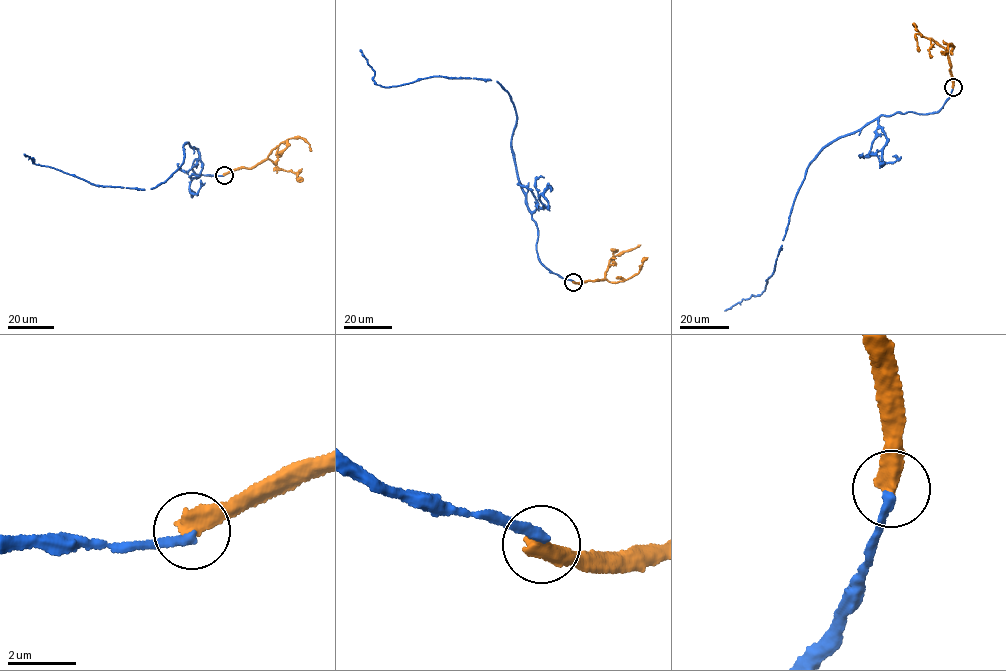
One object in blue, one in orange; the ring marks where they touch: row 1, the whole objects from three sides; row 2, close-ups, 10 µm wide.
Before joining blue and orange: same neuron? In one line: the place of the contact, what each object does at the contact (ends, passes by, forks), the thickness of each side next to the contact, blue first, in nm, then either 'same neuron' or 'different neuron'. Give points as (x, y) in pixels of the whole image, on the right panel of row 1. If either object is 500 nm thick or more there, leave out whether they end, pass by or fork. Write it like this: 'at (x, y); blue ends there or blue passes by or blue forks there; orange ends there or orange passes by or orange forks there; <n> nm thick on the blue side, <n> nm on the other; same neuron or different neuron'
at (953, 87); 280 nm thick on the blue side, 550 nm on the other; different neuron

